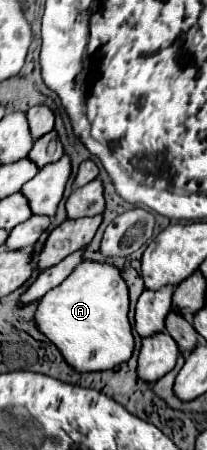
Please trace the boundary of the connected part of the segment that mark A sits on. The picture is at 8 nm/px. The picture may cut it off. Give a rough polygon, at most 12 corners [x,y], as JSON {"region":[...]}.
{"region":[[81,262],[35,326],[75,372],[133,354],[127,284]]}

